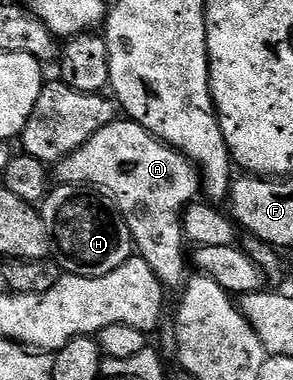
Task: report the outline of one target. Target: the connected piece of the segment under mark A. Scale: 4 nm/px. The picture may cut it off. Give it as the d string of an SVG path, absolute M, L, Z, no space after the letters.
M129 118L114 120L104 130L92 134L80 150L68 154L68 158L59 160L53 165L52 176L58 184L76 184L101 190L120 210L120 214L128 222L128 230L134 239L137 255L148 266L156 278L160 278L163 288L181 289L188 279L188 241L183 224L186 208L195 203L200 196L200 172L183 152L177 152L173 146L157 140L144 126Z

